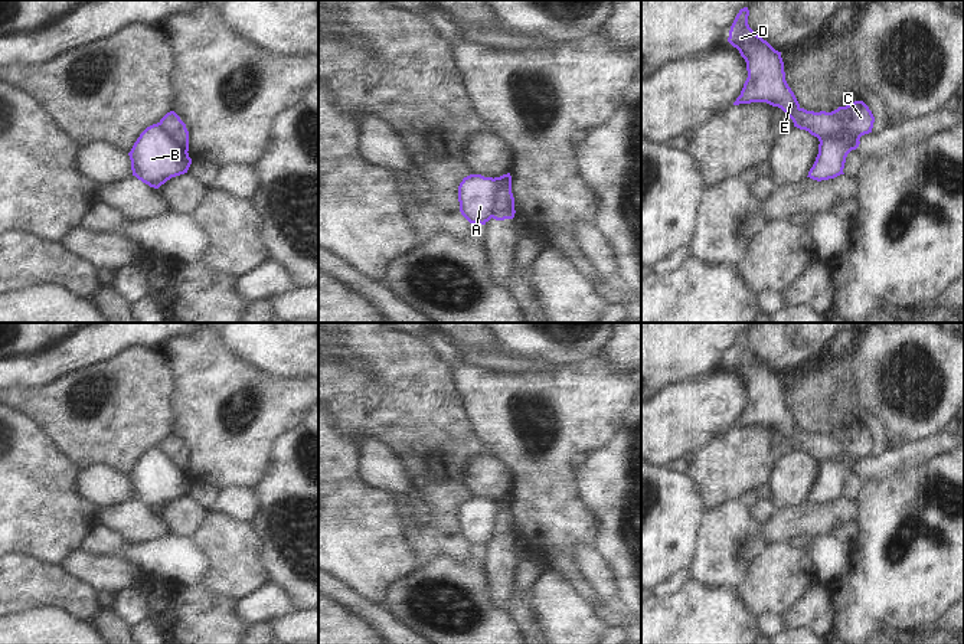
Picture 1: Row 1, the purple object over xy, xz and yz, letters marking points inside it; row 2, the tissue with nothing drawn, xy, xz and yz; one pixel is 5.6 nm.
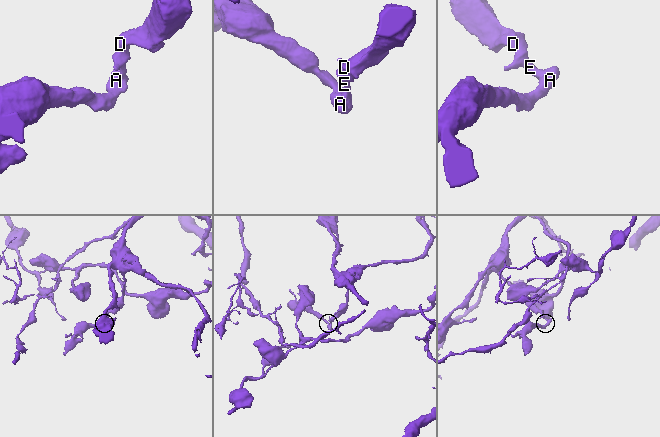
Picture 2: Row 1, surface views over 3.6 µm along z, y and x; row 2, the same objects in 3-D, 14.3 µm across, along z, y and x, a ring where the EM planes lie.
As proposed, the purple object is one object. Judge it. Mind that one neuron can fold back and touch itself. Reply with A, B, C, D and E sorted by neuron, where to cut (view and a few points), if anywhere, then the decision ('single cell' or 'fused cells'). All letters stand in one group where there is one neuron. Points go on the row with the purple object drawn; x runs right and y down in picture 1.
A B C / D E; cut in yz along (833, 111), (848, 128), (848, 137), (842, 141), (820, 143); fused cells

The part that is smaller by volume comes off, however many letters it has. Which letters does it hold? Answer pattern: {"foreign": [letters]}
{"foreign": ["A", "B", "C"]}

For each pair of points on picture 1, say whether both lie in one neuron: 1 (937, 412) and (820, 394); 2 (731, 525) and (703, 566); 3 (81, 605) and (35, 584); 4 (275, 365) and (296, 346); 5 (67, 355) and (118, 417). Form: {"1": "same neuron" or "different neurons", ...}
{"1": "same neuron", "2": "same neuron", "3": "same neuron", "4": "same neuron", "5": "different neurons"}

